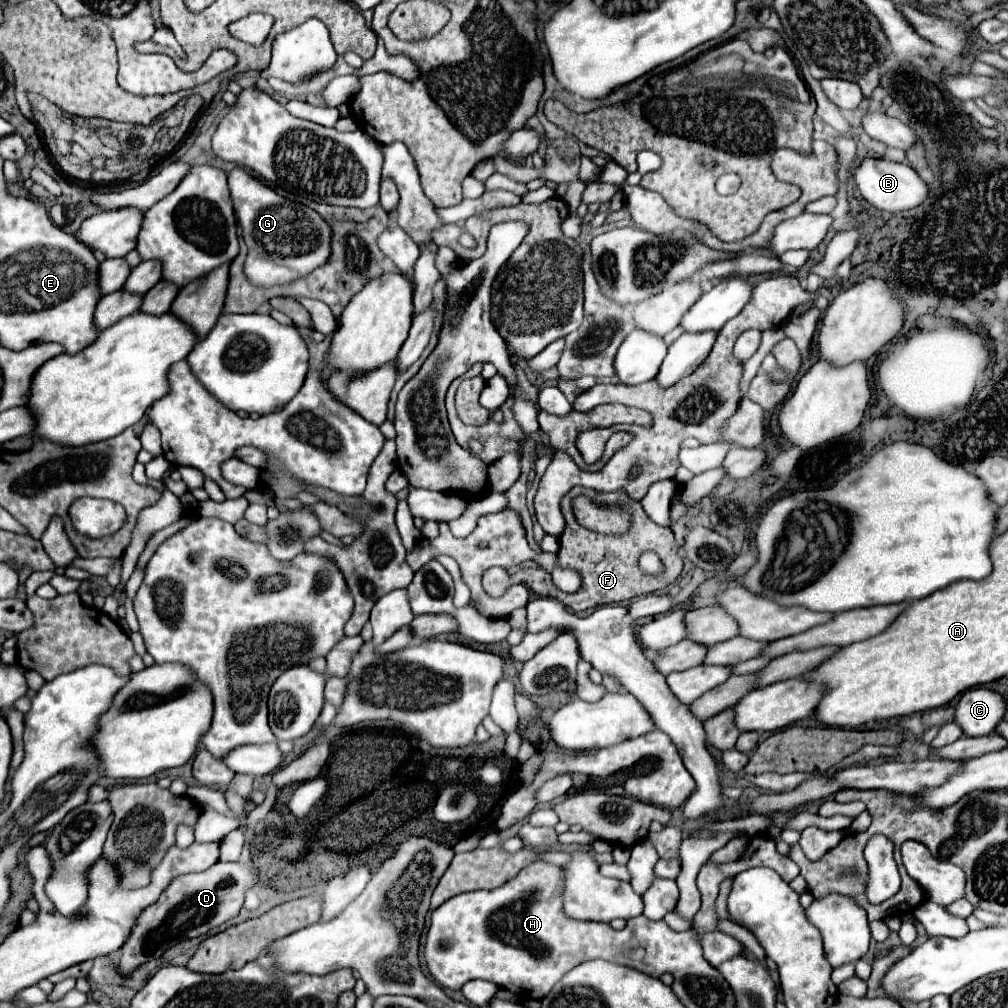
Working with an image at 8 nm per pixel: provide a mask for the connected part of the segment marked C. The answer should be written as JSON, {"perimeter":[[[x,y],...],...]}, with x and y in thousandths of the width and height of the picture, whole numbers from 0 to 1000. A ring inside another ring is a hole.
{"perimeter":[[[967,682],[959,684],[947,705],[947,717],[953,719],[955,727],[961,731],[971,731],[983,727],[995,713],[999,697],[989,686]]]}

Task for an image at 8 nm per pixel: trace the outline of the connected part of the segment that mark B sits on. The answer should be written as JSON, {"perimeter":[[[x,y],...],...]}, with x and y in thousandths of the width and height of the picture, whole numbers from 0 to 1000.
{"perimeter":[[[856,158],[846,172],[846,182],[860,201],[872,209],[892,211],[914,203],[920,195],[918,180],[898,162],[886,162],[880,158]]]}

